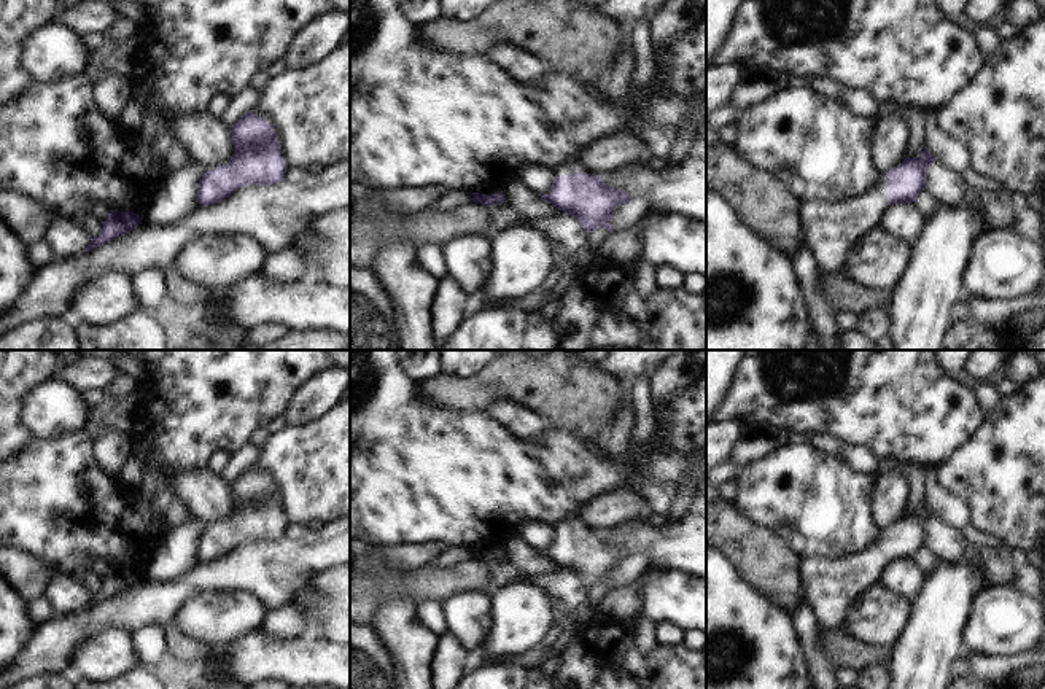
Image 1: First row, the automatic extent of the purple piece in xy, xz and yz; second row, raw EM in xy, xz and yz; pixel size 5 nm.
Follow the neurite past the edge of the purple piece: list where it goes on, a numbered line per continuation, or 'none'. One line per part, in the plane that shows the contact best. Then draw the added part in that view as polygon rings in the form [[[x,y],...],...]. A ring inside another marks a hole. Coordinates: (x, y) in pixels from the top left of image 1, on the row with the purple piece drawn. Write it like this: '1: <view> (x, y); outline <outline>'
1: yz (832, 231); outline [[[888,177],[862,196],[824,204],[802,200],[800,226],[821,274],[841,274],[851,253],[875,229],[888,210]]]

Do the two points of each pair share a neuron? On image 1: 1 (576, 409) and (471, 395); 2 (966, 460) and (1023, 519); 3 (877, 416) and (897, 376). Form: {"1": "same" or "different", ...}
{"1": "same", "2": "same", "3": "same"}

